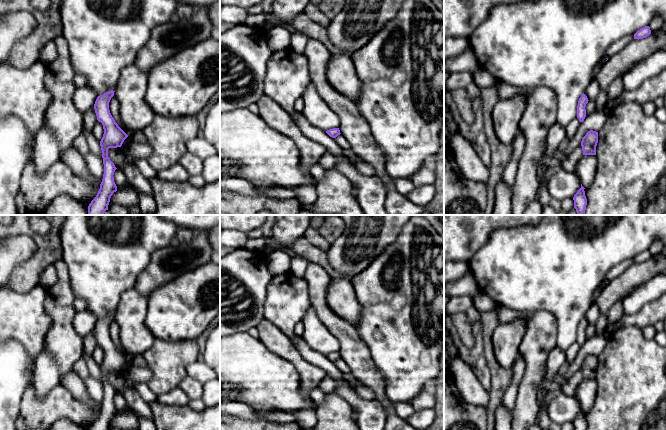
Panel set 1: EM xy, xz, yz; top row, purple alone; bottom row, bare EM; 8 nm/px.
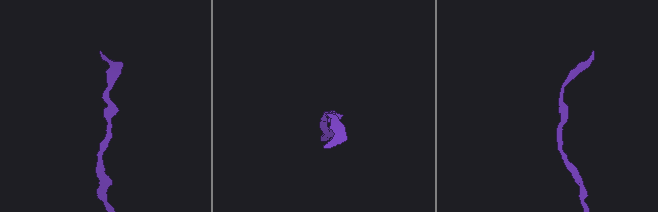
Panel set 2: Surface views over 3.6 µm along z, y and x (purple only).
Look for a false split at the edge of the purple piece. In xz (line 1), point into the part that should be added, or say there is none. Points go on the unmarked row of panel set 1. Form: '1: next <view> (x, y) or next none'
1: next none

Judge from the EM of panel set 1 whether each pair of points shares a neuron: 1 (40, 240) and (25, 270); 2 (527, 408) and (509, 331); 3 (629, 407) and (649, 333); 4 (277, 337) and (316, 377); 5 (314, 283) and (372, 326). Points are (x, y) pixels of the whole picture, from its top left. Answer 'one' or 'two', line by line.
1: one
2: two
3: two
4: one
5: two

